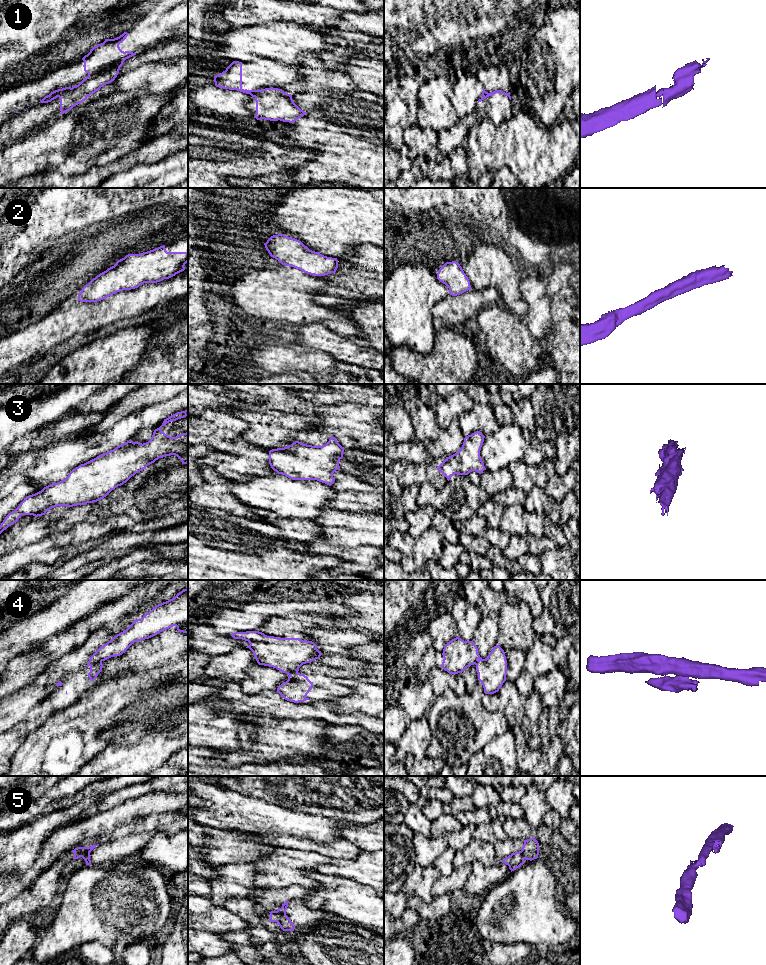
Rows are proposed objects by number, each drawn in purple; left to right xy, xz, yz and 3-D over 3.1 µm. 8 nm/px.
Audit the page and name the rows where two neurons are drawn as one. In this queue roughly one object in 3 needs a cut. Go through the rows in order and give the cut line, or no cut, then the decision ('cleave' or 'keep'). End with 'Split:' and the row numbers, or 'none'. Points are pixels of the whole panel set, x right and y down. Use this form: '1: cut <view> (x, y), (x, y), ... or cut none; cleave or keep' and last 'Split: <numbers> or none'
1: cut xy (71, 88), (57, 96); cleave
2: cut none; keep
3: cut none; keep
4: cut xy (101, 661), (90, 666); cleave
5: cut xz (275, 911), (285, 914); cleave
Split: 1, 4, 5

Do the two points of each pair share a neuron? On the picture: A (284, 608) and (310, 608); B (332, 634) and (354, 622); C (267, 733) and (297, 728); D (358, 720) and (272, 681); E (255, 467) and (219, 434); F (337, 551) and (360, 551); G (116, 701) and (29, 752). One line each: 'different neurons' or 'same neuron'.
A: same neuron
B: different neurons
C: same neuron
D: different neurons
E: same neuron
F: same neuron
G: same neuron

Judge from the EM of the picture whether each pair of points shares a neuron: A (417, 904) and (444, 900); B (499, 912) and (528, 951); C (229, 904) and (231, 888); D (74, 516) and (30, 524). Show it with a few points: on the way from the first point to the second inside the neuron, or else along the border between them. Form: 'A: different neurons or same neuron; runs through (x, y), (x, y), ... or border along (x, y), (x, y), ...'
A: same neuron; runs through (424, 907), (437, 907)
B: different neurons; border along (498, 943), (528, 943), (533, 947)
C: different neurons; border along (250, 897), (229, 897), (220, 905)
D: different neurons; border along (53, 520), (50, 526), (54, 531)

